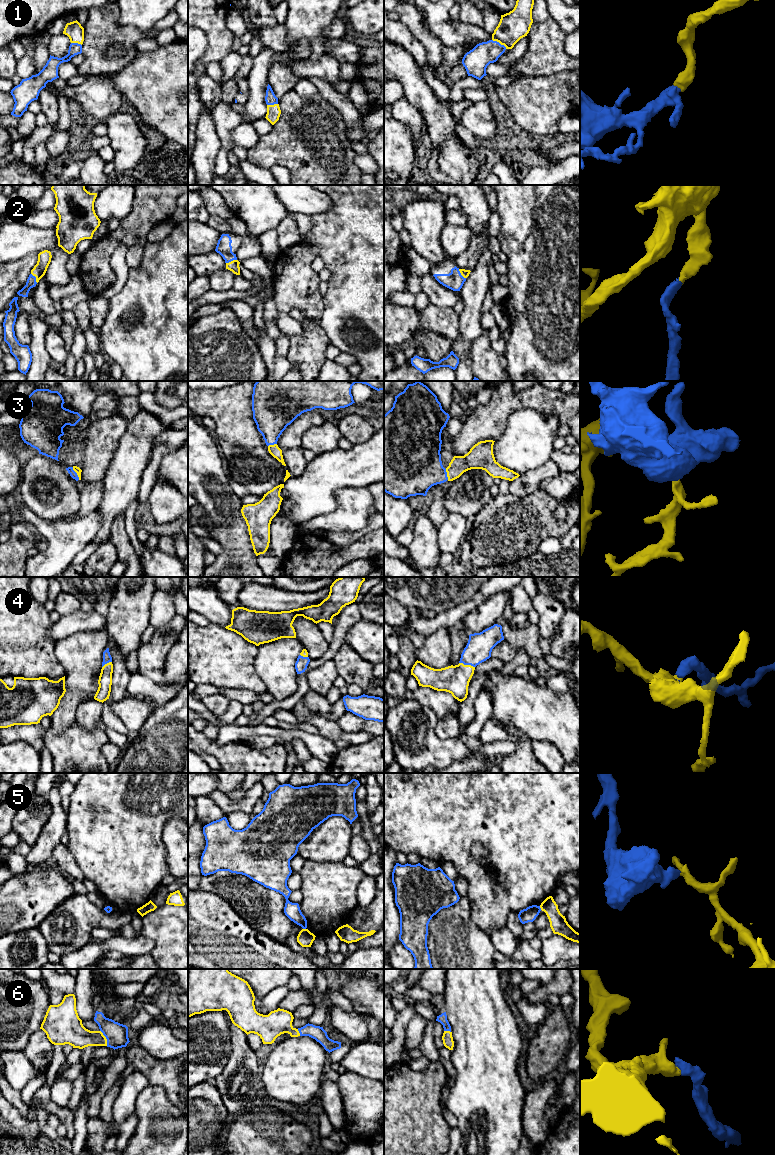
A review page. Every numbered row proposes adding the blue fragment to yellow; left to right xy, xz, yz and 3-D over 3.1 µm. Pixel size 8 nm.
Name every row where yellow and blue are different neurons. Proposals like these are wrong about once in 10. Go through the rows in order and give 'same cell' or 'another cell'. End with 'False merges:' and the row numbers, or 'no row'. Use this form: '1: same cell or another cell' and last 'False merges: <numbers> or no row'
1: same cell
2: same cell
3: same cell
4: same cell
5: another cell
6: same cell
False merges: 5

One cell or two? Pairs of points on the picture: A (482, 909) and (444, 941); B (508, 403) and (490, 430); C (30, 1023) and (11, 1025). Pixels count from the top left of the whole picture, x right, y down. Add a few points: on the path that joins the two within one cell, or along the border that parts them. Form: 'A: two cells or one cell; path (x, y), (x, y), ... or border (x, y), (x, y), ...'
A: two cells; border (467, 897), (470, 903), (471, 919), (488, 935)
B: one cell; path (501, 410), (490, 423)
C: one cell; path (25, 1023), (16, 1023)

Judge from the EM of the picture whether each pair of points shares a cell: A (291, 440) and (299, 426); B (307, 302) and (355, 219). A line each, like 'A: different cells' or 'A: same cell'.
A: same cell
B: different cells

